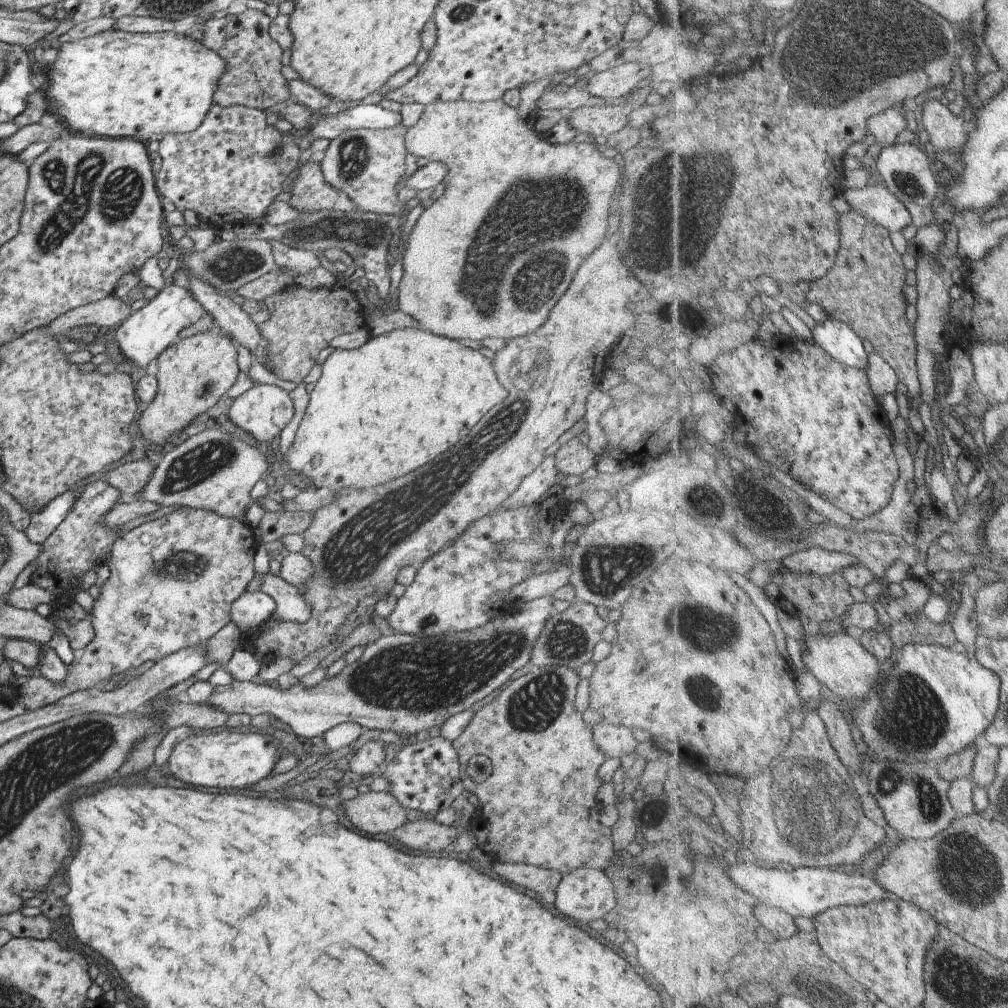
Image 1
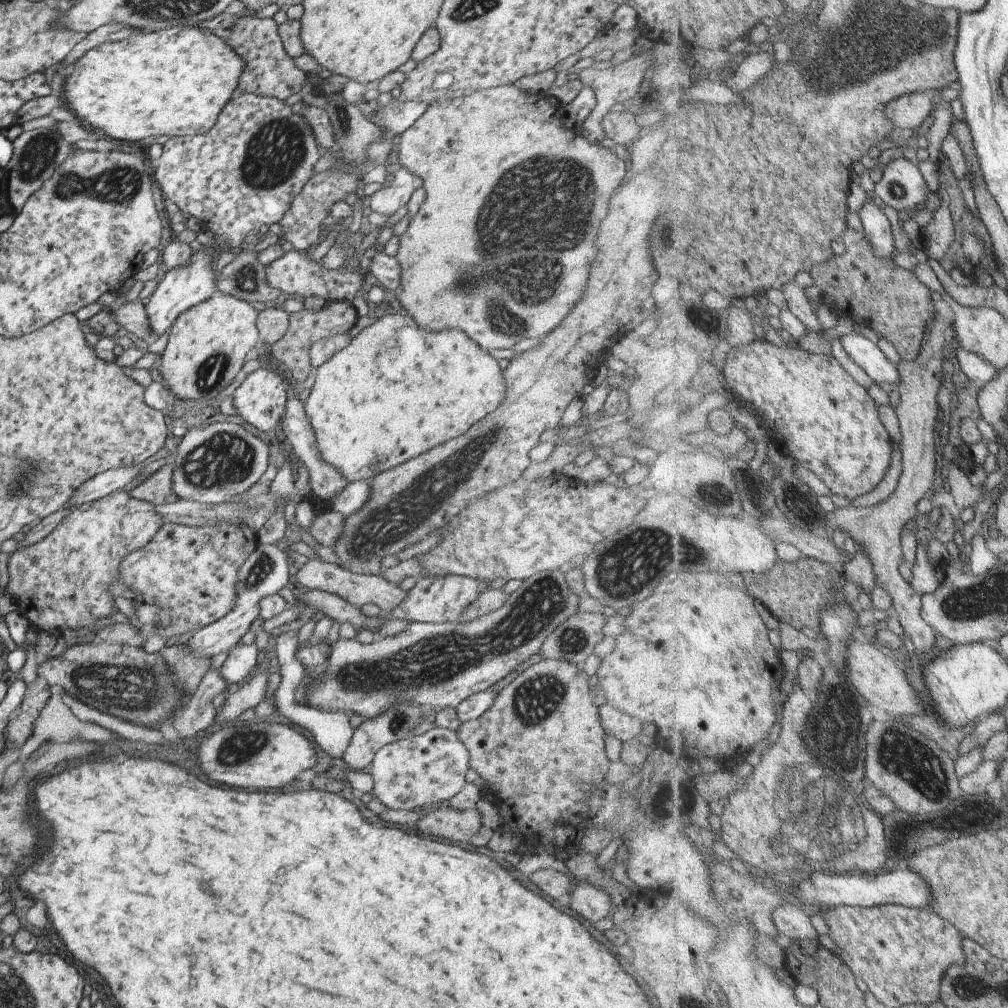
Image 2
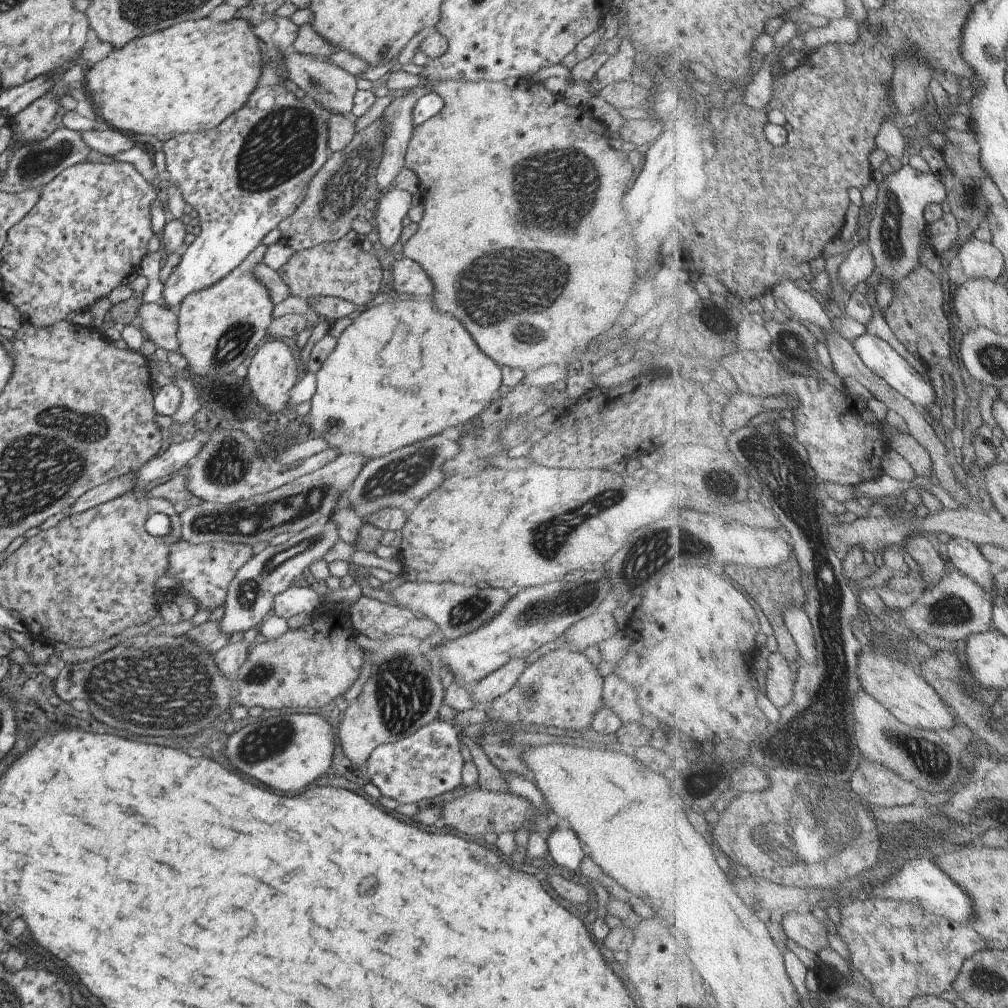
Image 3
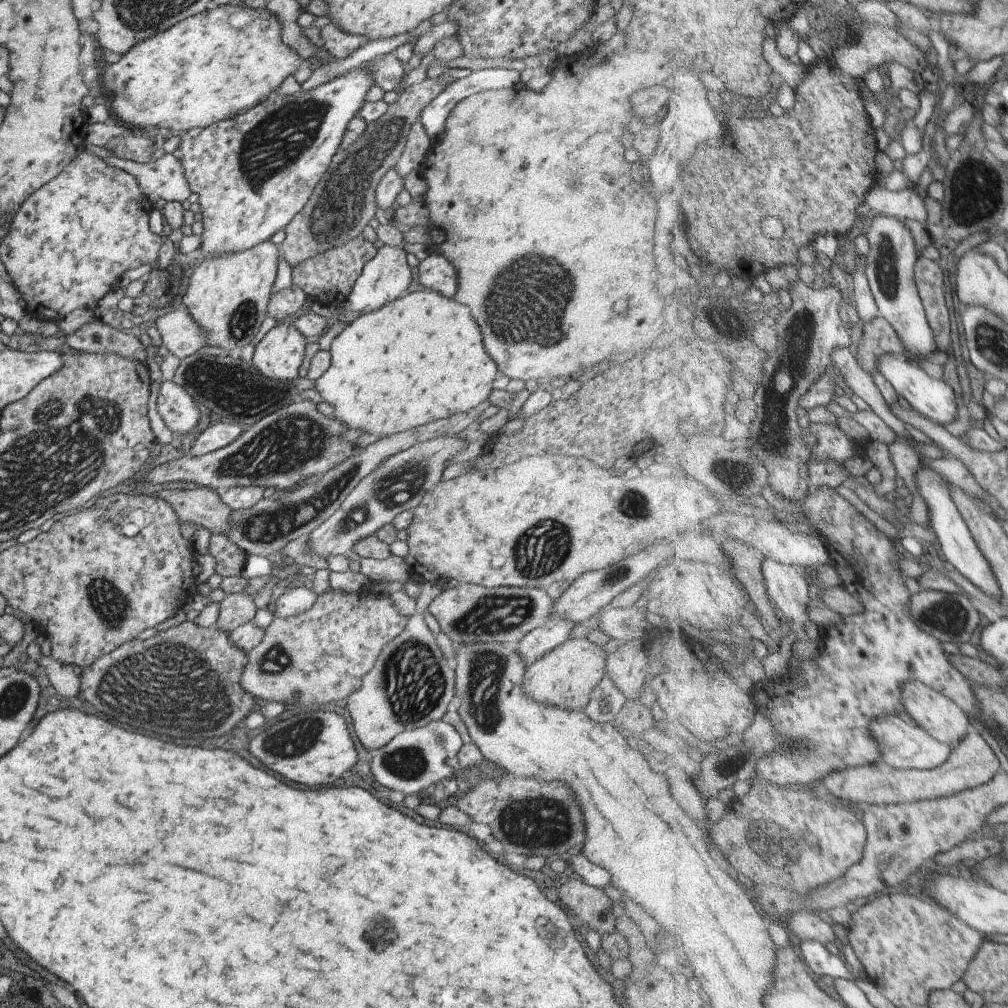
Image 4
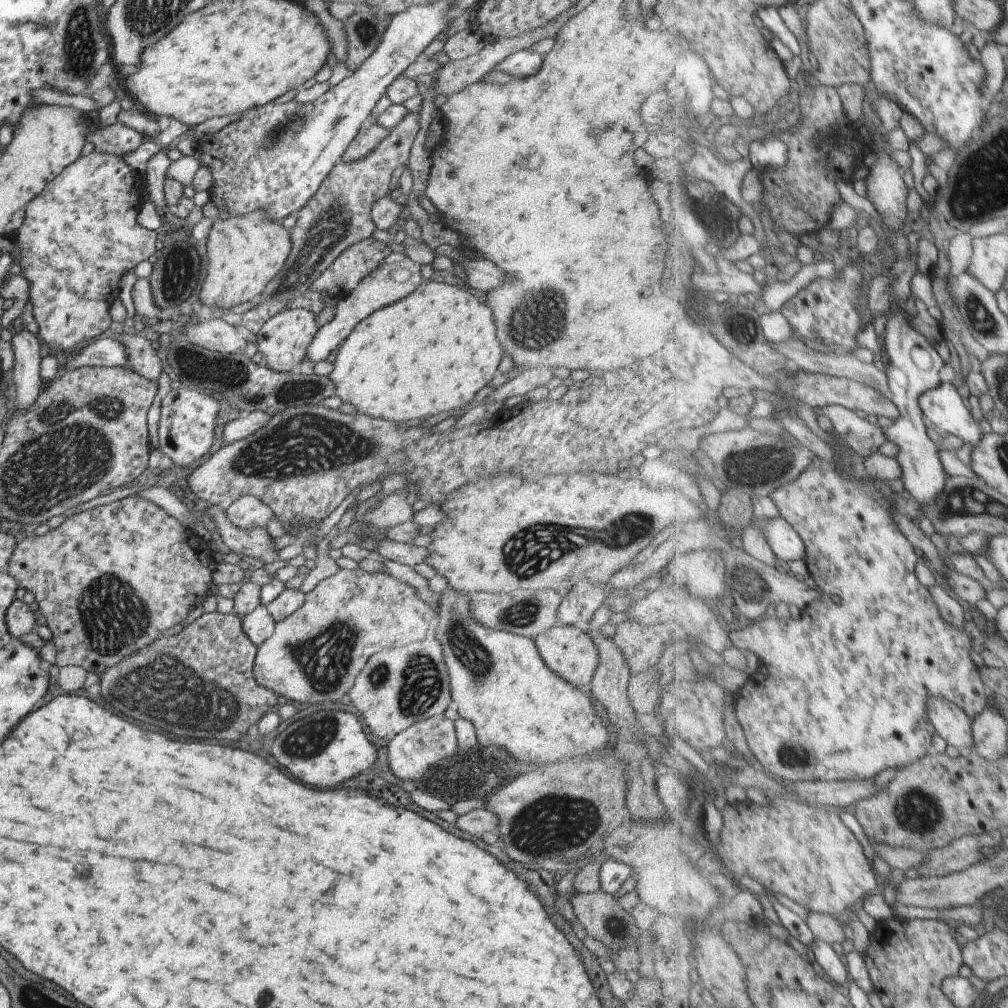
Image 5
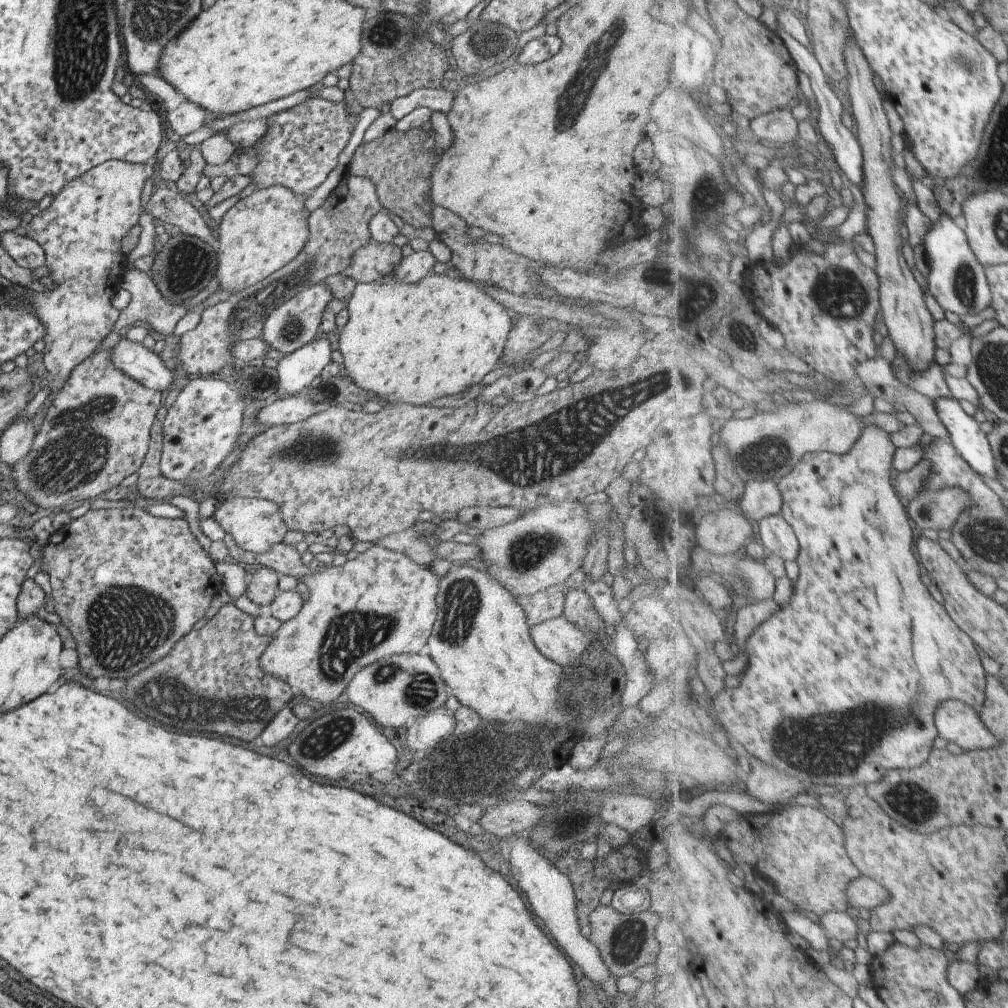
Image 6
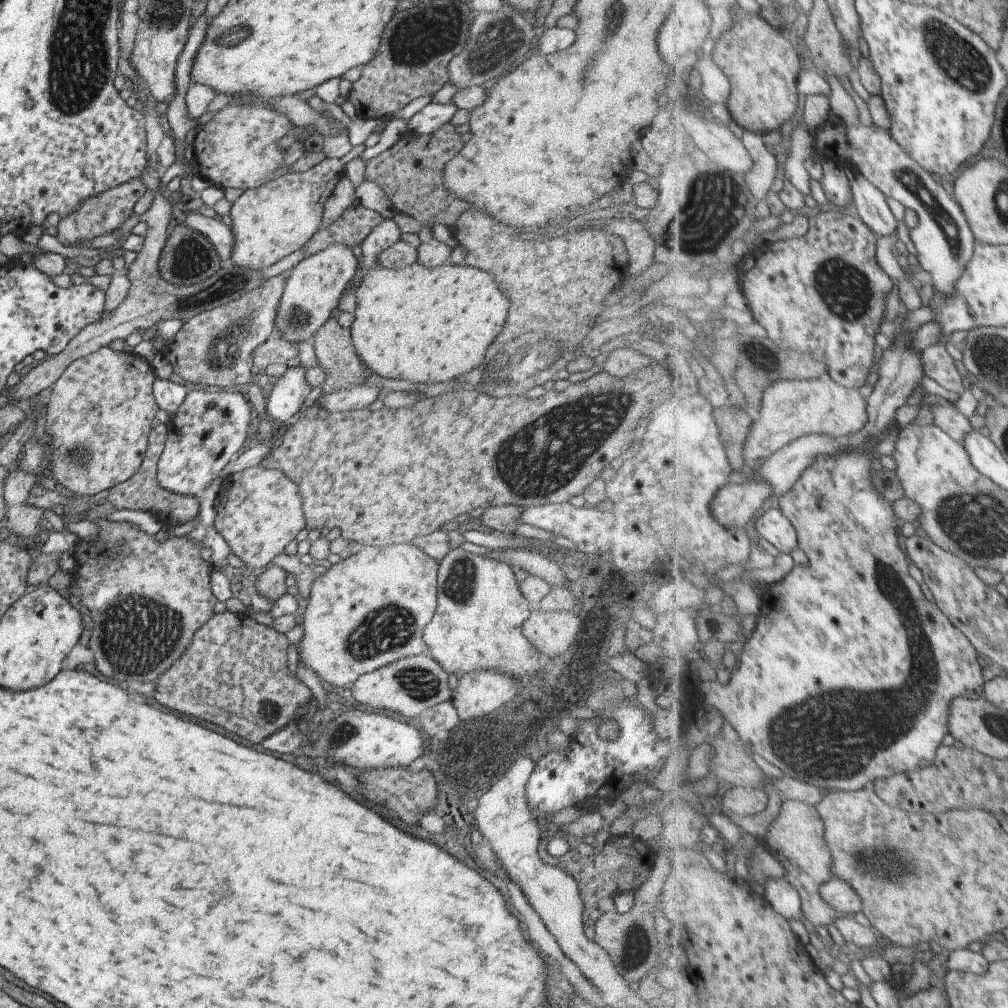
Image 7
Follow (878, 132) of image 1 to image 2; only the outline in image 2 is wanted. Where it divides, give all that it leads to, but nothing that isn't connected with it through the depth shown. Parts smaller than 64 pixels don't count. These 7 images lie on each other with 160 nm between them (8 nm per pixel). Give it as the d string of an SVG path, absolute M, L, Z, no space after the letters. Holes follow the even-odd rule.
M903 94L899 99L887 102L883 112L894 128L910 128L915 131L929 116L934 100L937 100L936 94Z

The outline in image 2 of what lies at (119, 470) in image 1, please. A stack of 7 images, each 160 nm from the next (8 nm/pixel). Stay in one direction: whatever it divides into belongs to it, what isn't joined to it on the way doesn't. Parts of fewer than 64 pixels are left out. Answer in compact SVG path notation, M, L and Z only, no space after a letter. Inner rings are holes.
M163 463L143 482L137 484L128 492L133 498L148 502L150 505L160 505L164 502L173 502L179 499L171 490L172 463Z

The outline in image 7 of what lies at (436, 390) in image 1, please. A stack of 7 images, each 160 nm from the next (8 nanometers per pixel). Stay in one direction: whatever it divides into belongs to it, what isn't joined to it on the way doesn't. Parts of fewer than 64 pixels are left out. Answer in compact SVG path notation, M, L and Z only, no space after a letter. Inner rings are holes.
M361 243L351 248L356 271L361 272L355 291L353 322L348 328L352 349L369 374L383 378L408 380L417 384L449 382L482 364L486 348L500 333L506 322L508 302L495 276L465 265L446 263L434 269L415 262L399 270L373 267L362 271Z

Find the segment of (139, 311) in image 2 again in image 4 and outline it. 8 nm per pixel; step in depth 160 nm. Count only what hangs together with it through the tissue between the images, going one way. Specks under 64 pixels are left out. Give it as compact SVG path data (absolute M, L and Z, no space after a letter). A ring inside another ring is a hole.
M182 305L160 311L154 320L154 326L161 338L163 352L173 354L179 360L204 346L204 333Z

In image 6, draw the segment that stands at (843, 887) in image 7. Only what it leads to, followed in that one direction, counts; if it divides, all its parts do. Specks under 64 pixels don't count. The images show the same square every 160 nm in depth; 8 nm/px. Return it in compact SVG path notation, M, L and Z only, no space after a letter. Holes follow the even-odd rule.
M862 875L849 884L847 898L849 898L849 906L852 913L856 913L860 908L871 912L879 904L889 902L891 900L891 892L874 879Z

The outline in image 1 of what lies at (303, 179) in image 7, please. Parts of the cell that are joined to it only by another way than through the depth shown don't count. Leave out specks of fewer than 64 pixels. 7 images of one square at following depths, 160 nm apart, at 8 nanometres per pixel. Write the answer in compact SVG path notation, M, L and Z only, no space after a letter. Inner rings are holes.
M209 329L175 340L156 358L156 396L136 421L141 438L151 444L163 448L169 436L179 434L193 418L211 408L233 386L238 371L237 344L228 335L225 338L212 336Z

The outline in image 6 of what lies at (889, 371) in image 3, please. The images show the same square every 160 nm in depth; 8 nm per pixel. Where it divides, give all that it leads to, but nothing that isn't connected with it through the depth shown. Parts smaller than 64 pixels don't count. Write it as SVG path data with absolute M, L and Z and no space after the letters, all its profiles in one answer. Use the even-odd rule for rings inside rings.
M955 396L935 399L935 404L937 404L935 408L939 412L939 418L949 430L949 440L963 459L979 475L999 481L997 460L989 443L988 434L983 432L981 424L963 410L961 402L955 399Z

